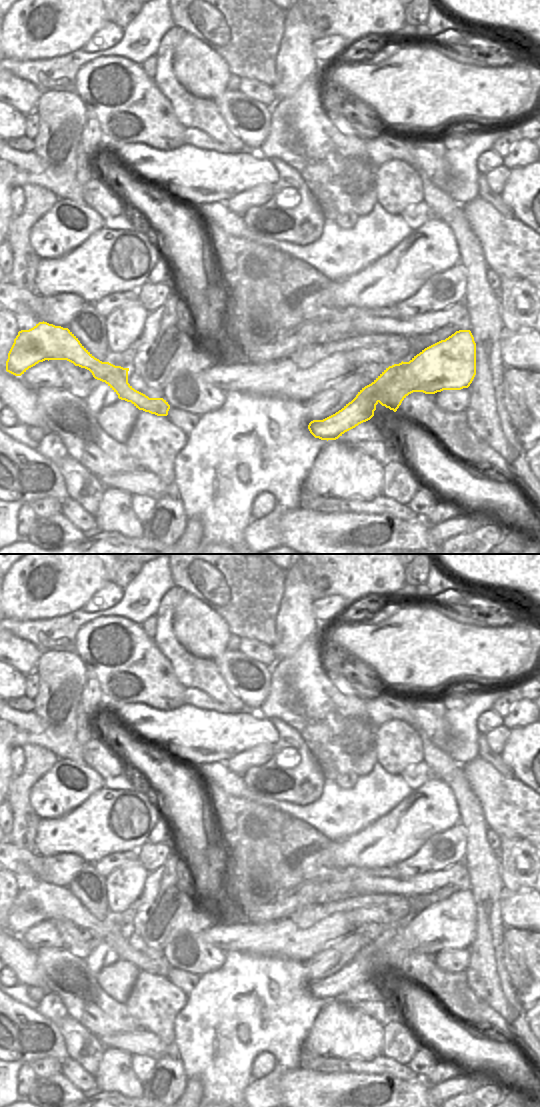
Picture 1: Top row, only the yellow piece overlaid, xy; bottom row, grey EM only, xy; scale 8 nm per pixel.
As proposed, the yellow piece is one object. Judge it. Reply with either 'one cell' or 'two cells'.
one cell

